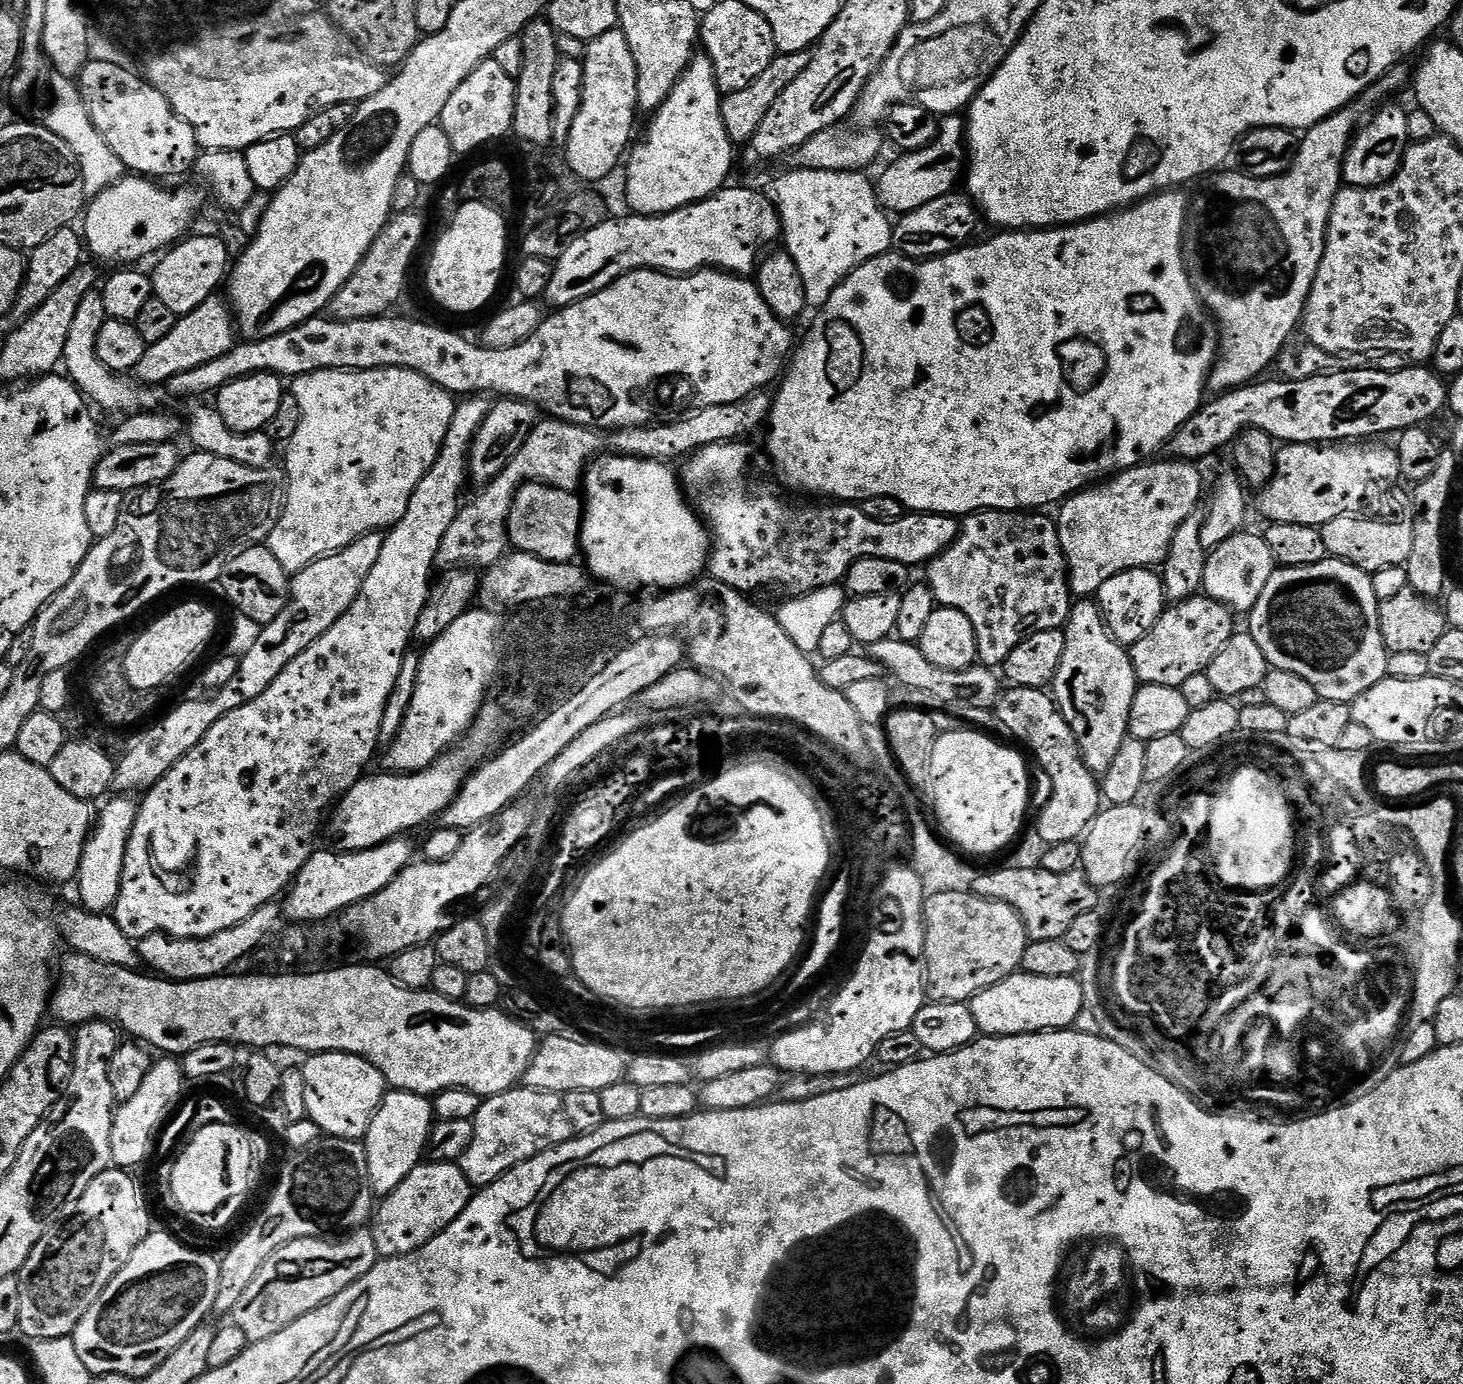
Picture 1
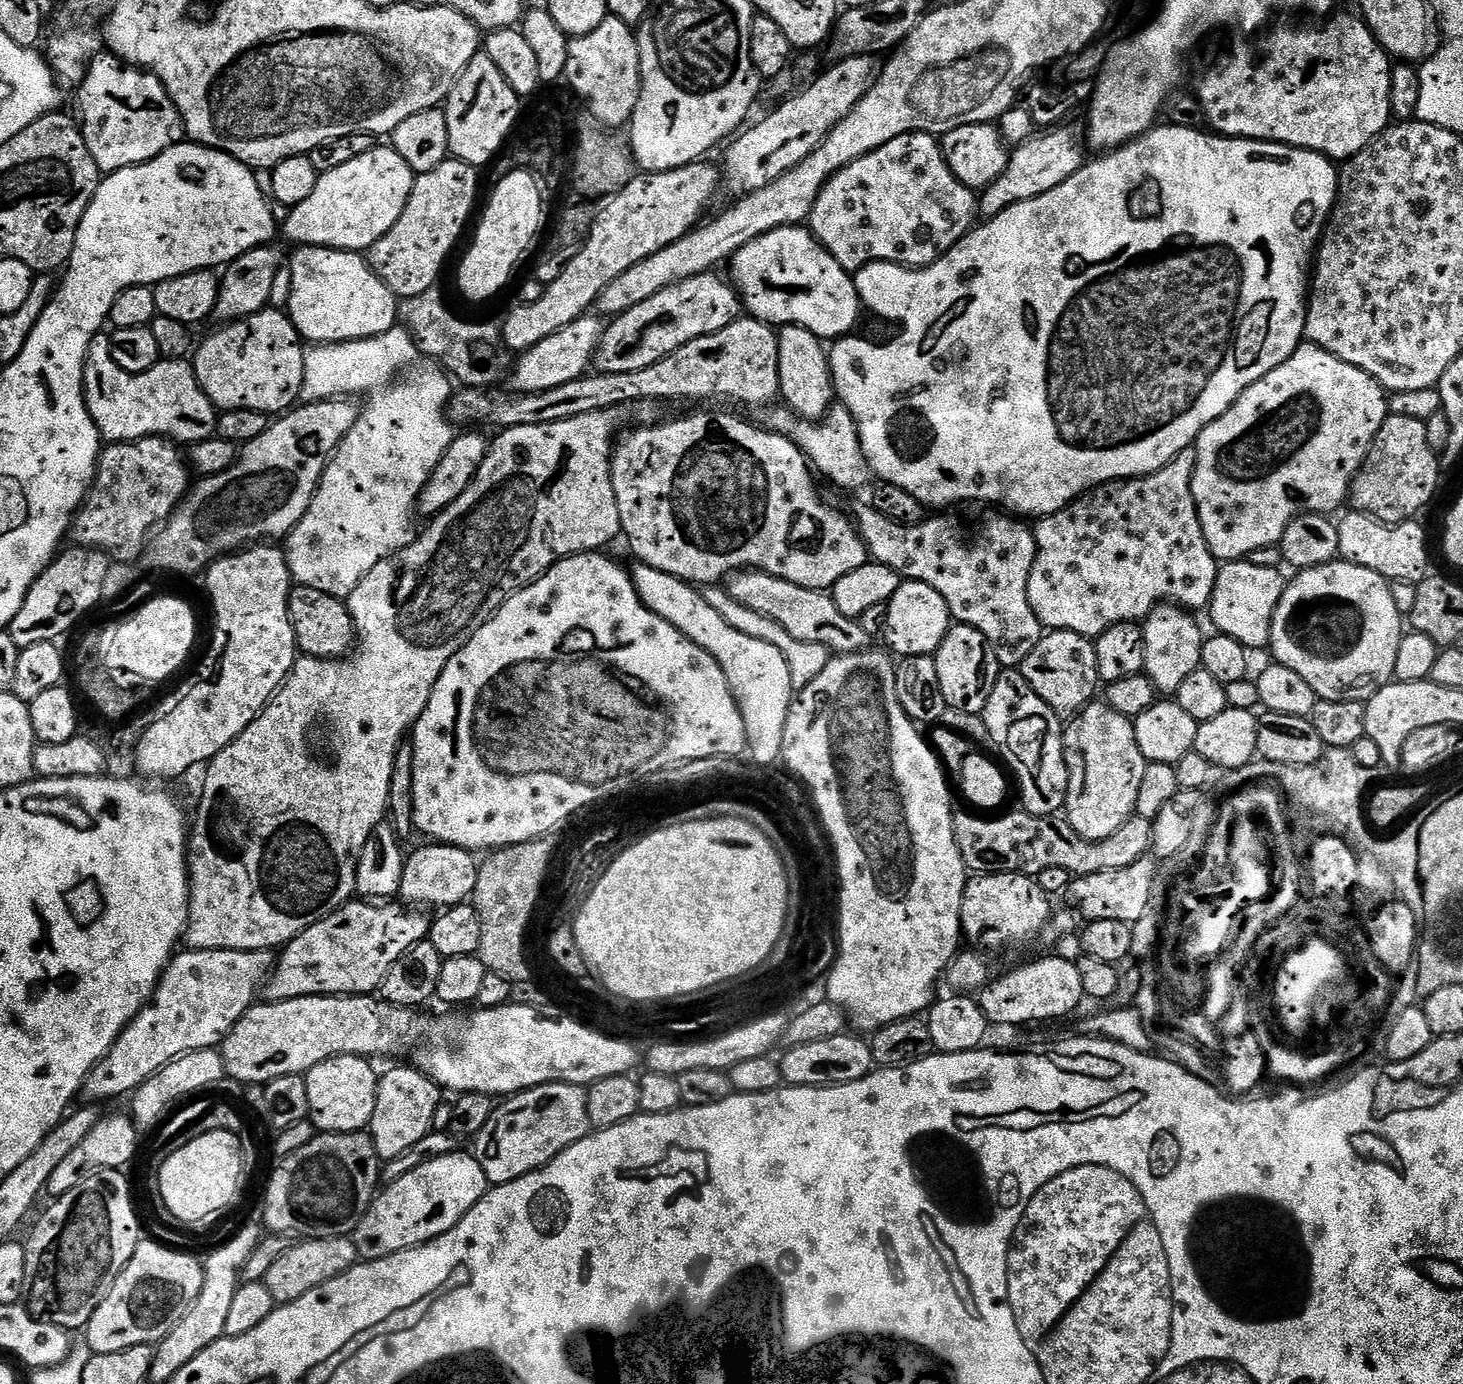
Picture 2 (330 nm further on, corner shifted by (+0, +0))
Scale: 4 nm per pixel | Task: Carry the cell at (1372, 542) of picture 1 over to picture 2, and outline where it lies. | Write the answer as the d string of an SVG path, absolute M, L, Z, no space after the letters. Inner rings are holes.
M1355 510L1345 511L1340 518L1336 524L1340 547L1339 559L1348 560L1358 566L1366 566L1366 570L1382 574L1389 582L1401 580L1417 585L1429 575L1428 536L1424 533L1423 526L1416 524L1420 522L1410 519L1403 520L1400 524L1387 524L1370 514Z

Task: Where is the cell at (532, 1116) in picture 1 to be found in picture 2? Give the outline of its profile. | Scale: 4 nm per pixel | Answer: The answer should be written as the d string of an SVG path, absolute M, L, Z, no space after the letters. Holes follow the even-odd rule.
M540 1084L497 1103L490 1122L474 1137L474 1155L489 1185L514 1182L544 1168L558 1154L574 1146L574 1142L589 1135L587 1097L587 1091L578 1084Z

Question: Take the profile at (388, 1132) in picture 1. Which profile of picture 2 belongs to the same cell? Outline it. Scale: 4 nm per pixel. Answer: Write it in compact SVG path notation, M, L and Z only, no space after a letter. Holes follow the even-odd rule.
M415 1066L392 1068L379 1081L370 1135L381 1161L387 1162L406 1154L414 1142L422 1142L433 1131L434 1110L442 1102L442 1090Z

